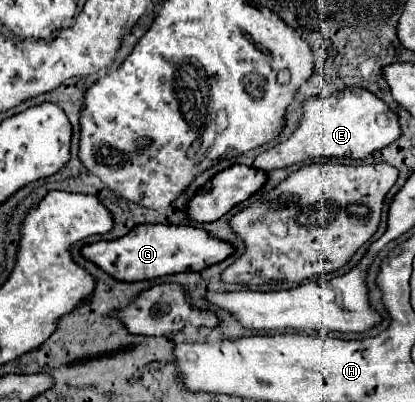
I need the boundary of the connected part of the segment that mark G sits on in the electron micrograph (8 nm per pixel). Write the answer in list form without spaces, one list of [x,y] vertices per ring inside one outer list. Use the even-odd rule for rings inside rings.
[[[142,224],[130,230],[126,236],[118,240],[100,240],[94,244],[84,246],[84,256],[100,266],[104,272],[118,280],[138,282],[138,280],[152,280],[168,274],[190,272],[190,270],[204,270],[212,264],[226,260],[234,248],[210,236],[206,230],[198,226],[172,226],[172,224]]]

